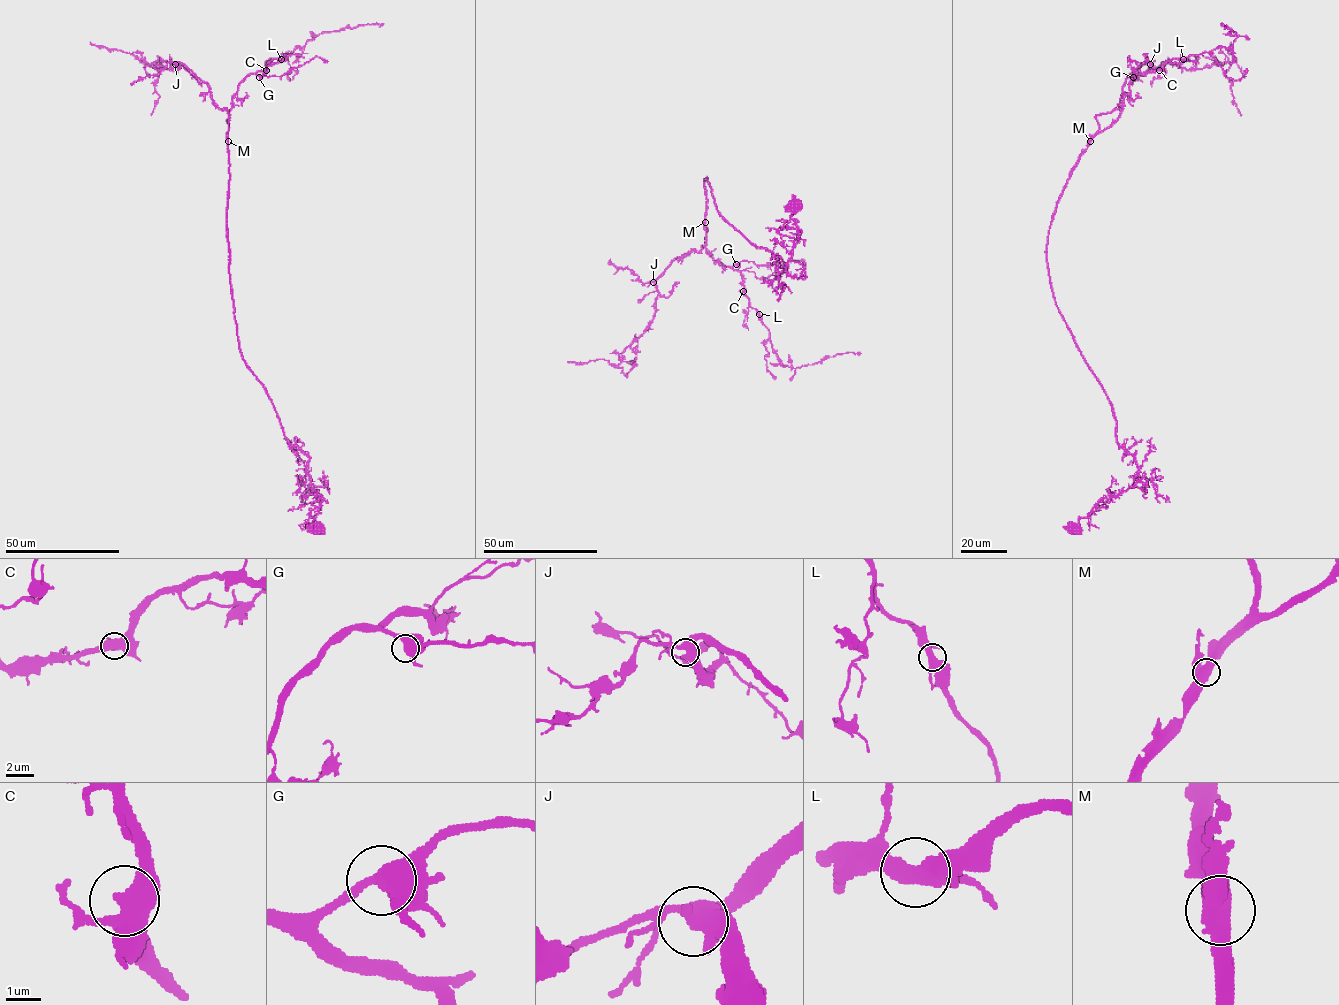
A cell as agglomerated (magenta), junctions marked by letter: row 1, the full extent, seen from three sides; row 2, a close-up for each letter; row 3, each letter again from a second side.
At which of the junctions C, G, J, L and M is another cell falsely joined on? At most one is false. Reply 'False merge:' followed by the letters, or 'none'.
False merge: none

